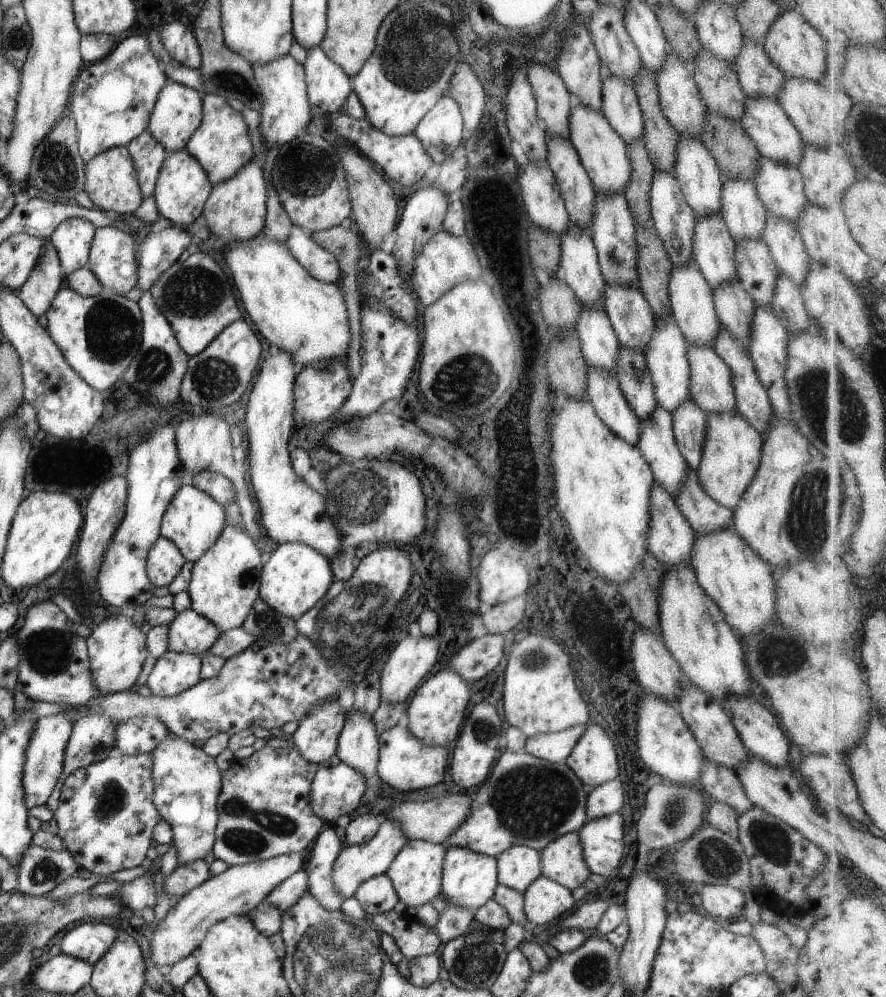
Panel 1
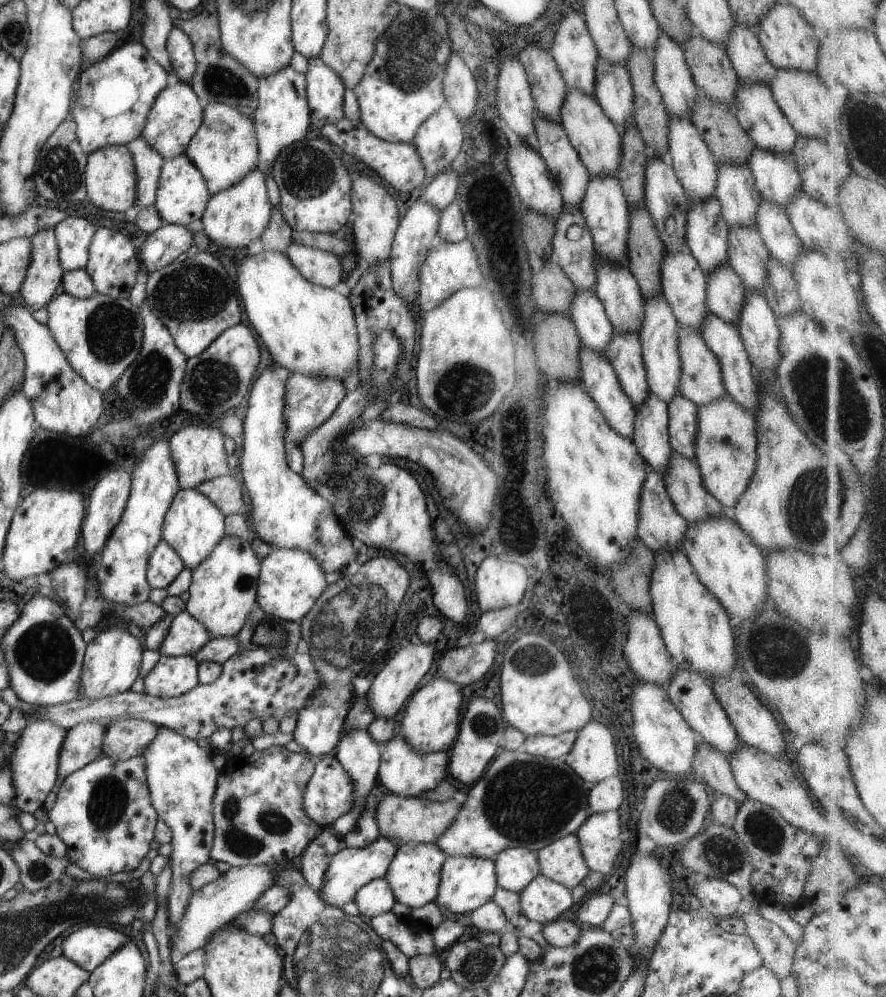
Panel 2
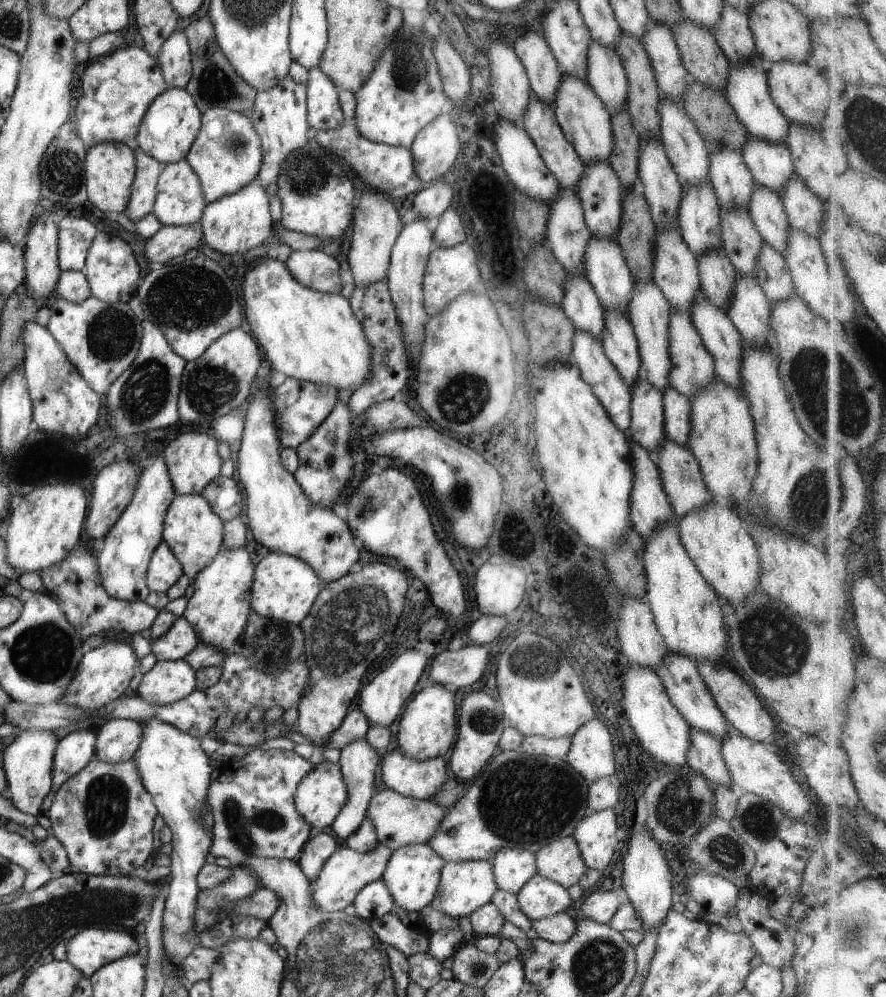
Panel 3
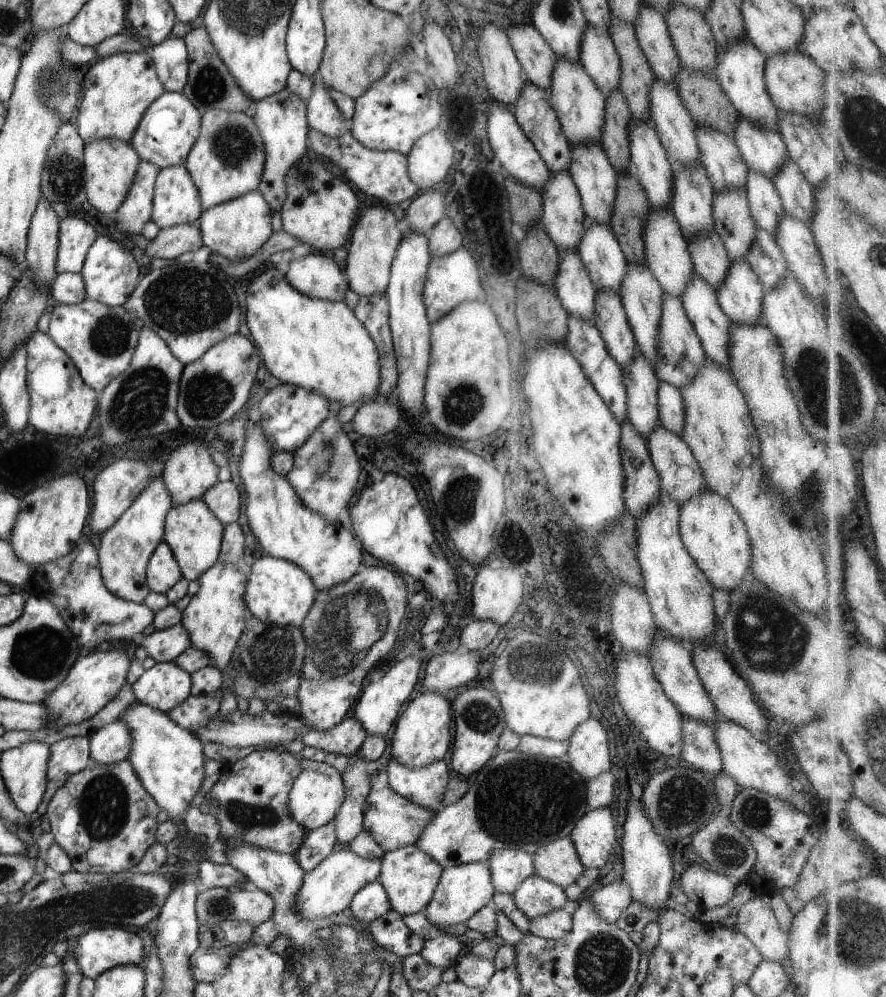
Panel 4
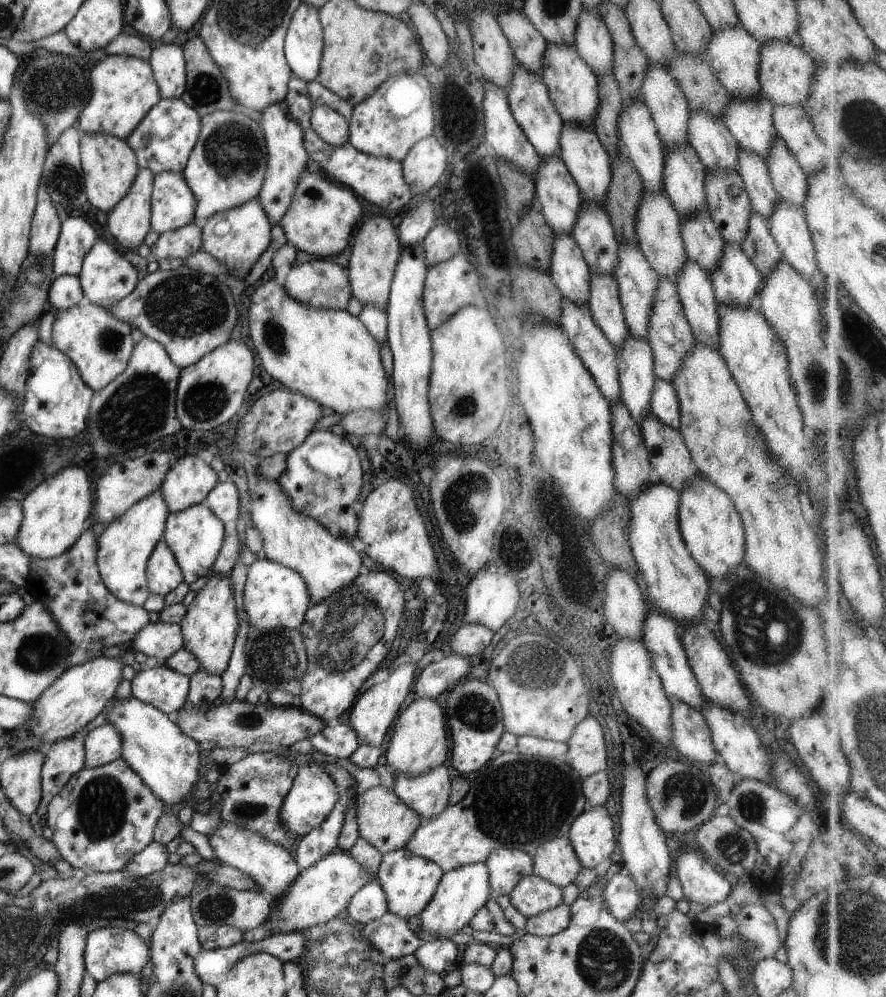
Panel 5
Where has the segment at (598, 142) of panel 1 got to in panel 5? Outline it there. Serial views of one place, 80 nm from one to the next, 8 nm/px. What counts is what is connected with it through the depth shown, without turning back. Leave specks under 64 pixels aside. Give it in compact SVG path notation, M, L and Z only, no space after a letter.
M547 44L540 77L547 87L548 97L551 104L554 104L555 112L559 114L562 124L583 123L592 126L599 104L596 76L590 66L577 54L574 45Z

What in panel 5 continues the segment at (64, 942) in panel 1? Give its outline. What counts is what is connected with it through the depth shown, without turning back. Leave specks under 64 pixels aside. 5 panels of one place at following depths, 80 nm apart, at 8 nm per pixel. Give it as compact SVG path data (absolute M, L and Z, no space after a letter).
M100 924L100 928L88 932L83 952L84 974L96 981L102 981L115 973L131 973L140 976L149 958L150 950L136 933L115 927L113 924Z

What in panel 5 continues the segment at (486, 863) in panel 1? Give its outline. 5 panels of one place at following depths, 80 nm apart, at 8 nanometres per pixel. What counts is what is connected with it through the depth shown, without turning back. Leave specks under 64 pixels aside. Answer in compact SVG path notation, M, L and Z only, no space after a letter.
M484 862L469 863L452 868L441 875L433 896L418 914L419 928L424 933L447 939L468 925L473 915L489 897L488 870Z

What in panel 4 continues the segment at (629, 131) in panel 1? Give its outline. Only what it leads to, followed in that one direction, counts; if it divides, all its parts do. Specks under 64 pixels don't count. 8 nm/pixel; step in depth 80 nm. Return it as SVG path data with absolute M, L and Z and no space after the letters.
M587 25L579 42L579 63L604 98L619 88L619 58L608 32Z

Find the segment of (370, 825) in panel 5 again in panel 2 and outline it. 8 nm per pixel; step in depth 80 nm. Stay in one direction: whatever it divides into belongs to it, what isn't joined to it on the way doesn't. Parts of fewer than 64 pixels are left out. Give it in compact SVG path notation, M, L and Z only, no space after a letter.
M395 793L384 794L374 807L373 818L378 826L378 834L388 838L396 847L406 842L434 843L435 839L447 828L451 819L457 814L460 798L445 802L428 801L421 797L407 797Z

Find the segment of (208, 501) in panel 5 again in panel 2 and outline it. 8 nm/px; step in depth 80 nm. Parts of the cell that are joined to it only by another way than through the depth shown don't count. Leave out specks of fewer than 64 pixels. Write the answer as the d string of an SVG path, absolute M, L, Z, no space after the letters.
M219 475L199 483L194 489L209 498L223 516L235 514L243 500L243 486L232 475Z

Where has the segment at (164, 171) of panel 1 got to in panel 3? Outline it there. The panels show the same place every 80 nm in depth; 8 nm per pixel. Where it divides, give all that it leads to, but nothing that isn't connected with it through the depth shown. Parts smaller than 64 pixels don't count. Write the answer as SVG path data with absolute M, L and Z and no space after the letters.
M185 160L167 162L157 178L156 188L157 194L151 210L161 225L191 225L201 219L206 206L203 190L199 185L197 174Z

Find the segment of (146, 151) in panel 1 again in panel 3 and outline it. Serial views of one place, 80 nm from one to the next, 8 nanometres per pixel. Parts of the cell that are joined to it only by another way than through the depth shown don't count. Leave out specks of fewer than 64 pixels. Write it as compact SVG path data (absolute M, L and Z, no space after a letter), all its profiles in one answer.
M132 145L132 152L135 156L135 175L124 214L127 214L130 221L135 222L151 212L157 194L157 178L164 165L149 154L145 154L139 146Z

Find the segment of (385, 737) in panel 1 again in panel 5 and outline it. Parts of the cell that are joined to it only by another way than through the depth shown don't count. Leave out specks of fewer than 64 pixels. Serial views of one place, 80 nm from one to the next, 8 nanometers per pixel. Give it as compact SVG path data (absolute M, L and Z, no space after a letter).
M439 764L425 774L407 776L392 772L393 793L423 821L435 818L447 805L450 792L449 770Z

